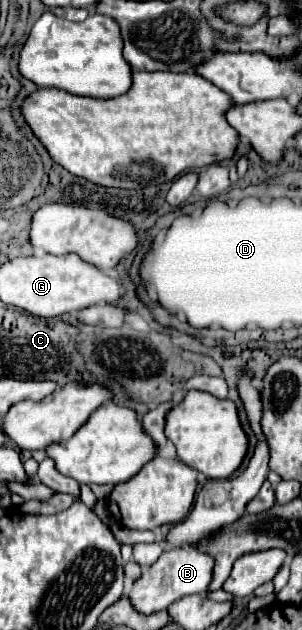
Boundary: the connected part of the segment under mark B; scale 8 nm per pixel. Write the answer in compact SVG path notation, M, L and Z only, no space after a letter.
M177 548L177 550L163 552L161 558L151 568L147 568L143 572L143 576L133 584L129 598L131 598L133 606L143 614L165 610L165 608L169 608L171 602L175 602L183 596L205 592L207 584L211 584L213 564L215 564L215 560L211 560L211 554L205 554L201 550Z

